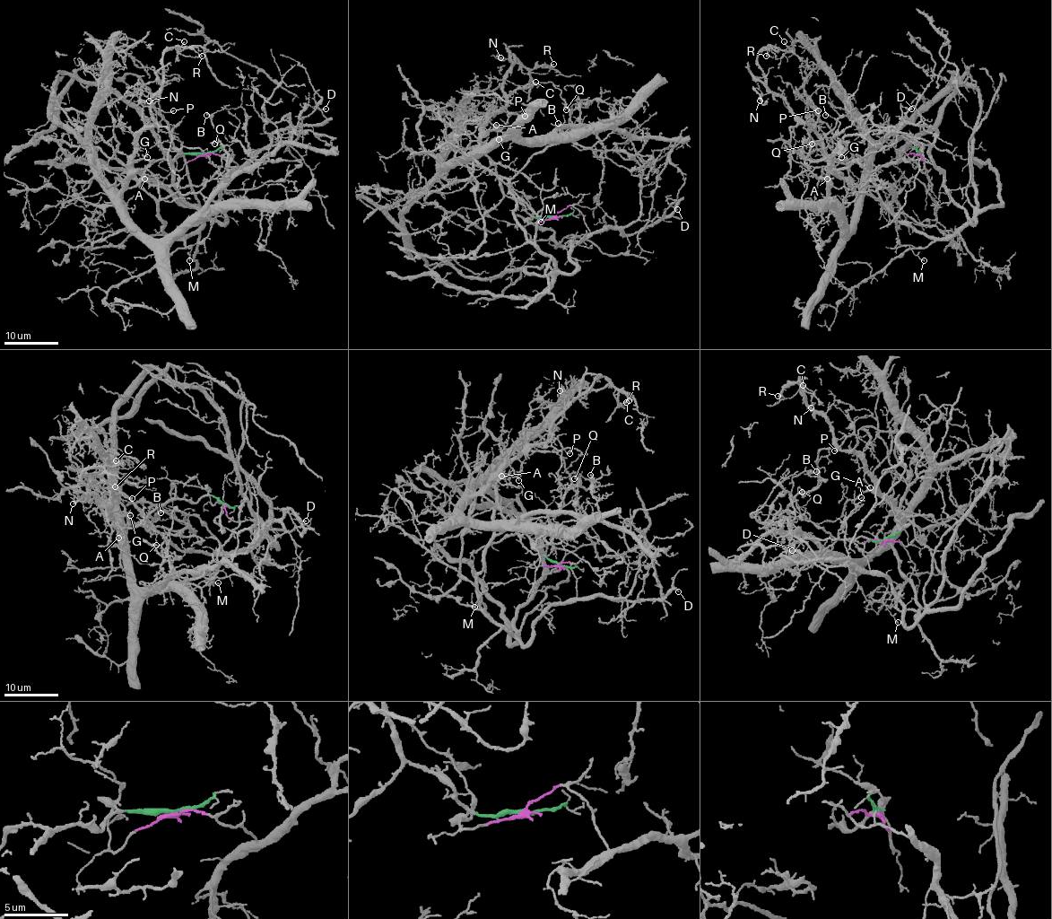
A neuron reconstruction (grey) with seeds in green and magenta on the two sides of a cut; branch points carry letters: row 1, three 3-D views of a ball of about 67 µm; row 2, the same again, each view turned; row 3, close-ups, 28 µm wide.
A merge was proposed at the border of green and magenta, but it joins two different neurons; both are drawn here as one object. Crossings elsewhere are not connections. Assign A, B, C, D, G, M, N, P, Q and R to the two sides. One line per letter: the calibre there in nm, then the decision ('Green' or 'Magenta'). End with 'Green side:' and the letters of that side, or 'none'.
A: Thickness 120 nm. Green
B: Thickness 130 nm. Green
C: Thickness 130 nm. Green
D: Thickness 130 nm. Magenta
G: Thickness 110 nm. Green
M: Thickness 130 nm. Magenta
N: Thickness 130 nm. Green
P: Thickness 140 nm. Green
Q: Thickness 80 nm. Green
R: Thickness 110 nm. Green
Green side: A, B, C, G, N, P, Q, R

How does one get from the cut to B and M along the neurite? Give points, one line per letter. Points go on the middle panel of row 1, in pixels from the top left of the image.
B: (555, 216), (534, 218), (507, 195), (496, 165), (472, 154), (574, 127), (578, 103), (563, 135), (558, 124)
M: (555, 216), (572, 205), (588, 230), (572, 243), (569, 273), (536, 243), (540, 222)

